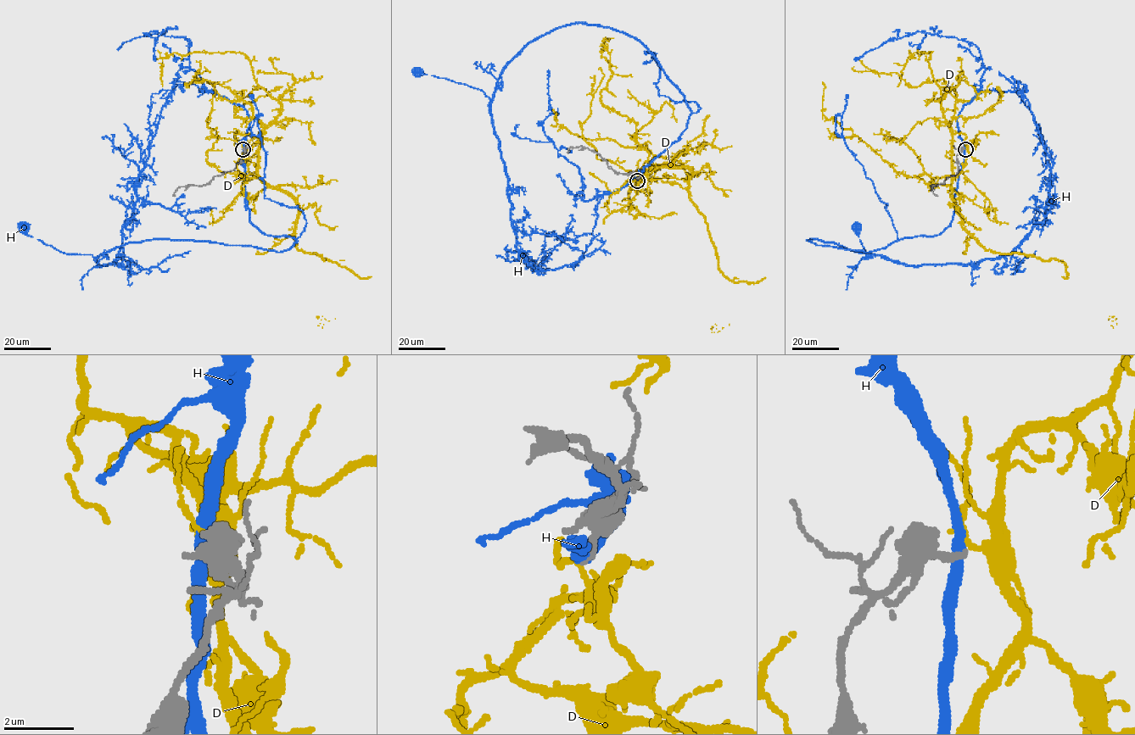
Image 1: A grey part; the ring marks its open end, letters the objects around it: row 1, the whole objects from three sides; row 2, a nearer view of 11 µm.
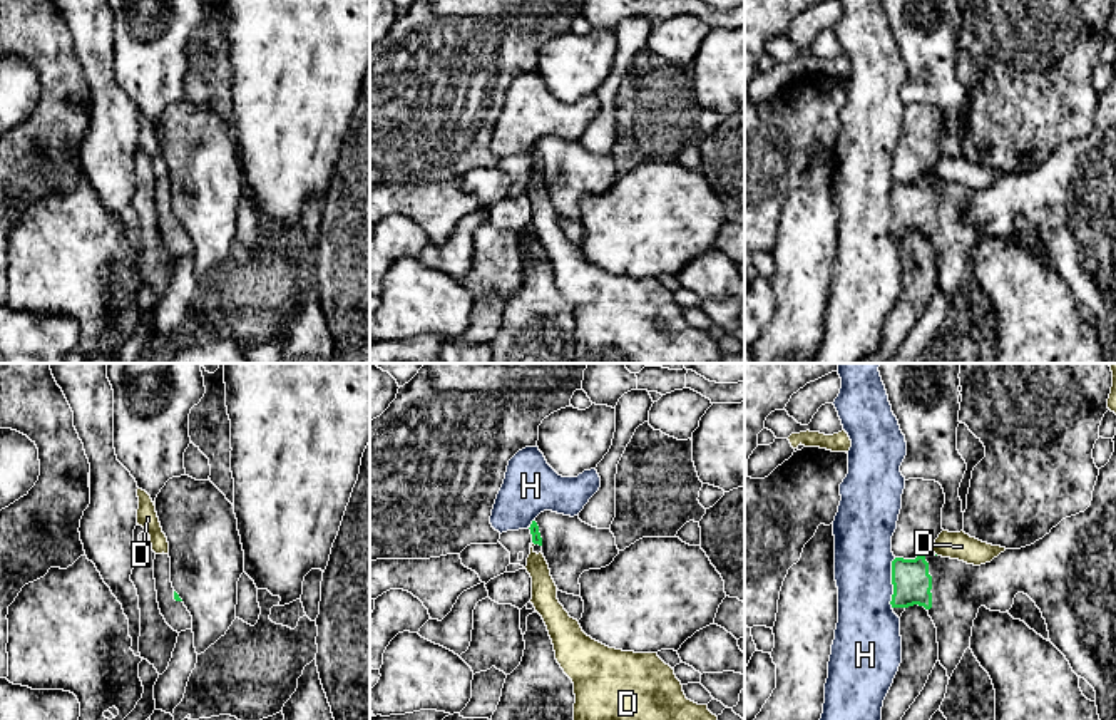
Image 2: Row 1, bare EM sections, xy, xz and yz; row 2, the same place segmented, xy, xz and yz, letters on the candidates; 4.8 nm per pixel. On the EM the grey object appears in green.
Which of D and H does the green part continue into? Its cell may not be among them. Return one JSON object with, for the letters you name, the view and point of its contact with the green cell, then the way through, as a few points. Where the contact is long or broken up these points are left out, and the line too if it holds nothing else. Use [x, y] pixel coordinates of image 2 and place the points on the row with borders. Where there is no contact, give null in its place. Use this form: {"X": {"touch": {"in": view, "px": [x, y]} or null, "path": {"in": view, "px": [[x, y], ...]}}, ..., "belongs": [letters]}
{"belongs": []}

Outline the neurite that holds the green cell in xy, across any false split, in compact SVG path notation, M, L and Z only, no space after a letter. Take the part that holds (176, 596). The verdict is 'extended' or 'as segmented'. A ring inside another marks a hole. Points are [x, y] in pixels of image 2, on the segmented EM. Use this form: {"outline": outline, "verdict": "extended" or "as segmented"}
{"outline": "M156 554L154 579L157 591L157 603L166 623L177 633L192 628L192 616L184 606L179 594L171 583L171 558L169 554Z", "verdict": "extended"}

